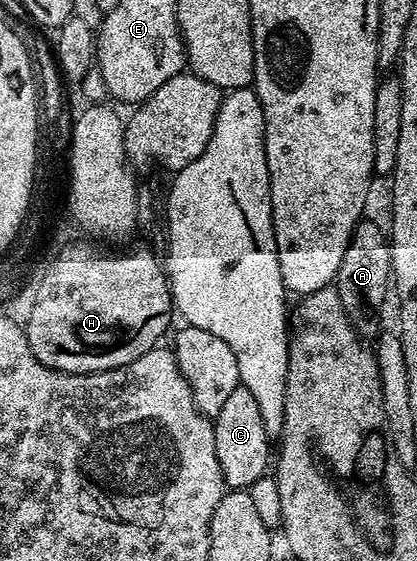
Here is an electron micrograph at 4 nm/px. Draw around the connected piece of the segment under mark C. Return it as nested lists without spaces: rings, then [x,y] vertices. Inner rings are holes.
[[[244,386],[232,389],[228,401],[224,401],[220,413],[213,416],[212,422],[216,437],[216,457],[220,461],[227,488],[248,489],[257,479],[267,474],[266,466],[272,463],[272,439],[264,429],[256,397],[252,397],[250,390]]]

